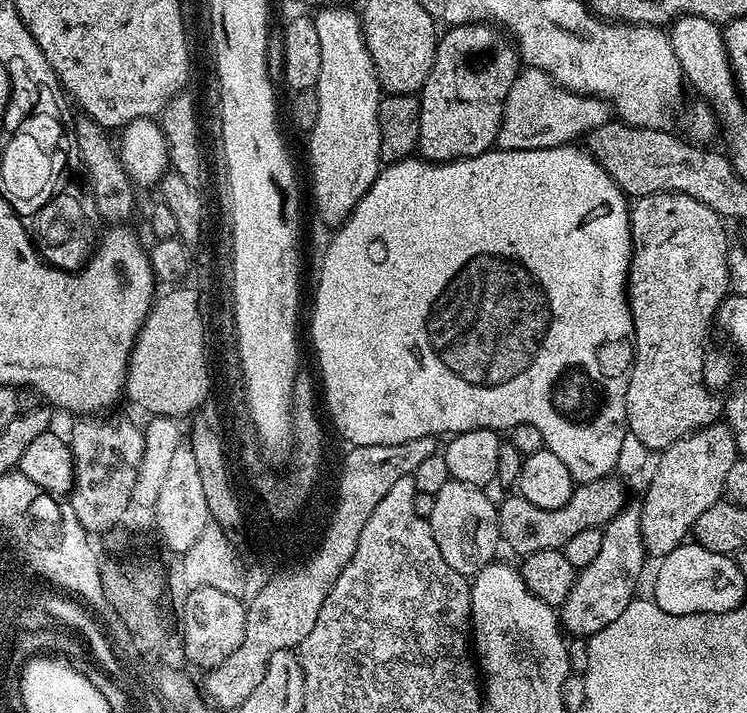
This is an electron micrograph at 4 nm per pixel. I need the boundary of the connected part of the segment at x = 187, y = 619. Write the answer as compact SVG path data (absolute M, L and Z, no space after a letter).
M202 586L201 588L192 588L189 596L184 600L184 609L180 612L180 624L184 627L184 656L192 664L197 664L203 670L217 668L238 646L242 646L242 638L246 630L246 607L245 601L240 596L231 596L226 594L226 590L214 590L214 586Z

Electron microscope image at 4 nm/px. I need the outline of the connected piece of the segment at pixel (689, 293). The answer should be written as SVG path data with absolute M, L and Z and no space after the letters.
M659 192L653 196L639 197L631 205L632 218L632 261L628 267L628 308L632 312L632 339L634 341L634 355L632 357L632 369L628 372L628 385L626 386L626 428L642 442L649 450L663 450L669 448L674 442L678 442L684 436L705 428L708 424L715 424L718 420L717 398L703 382L703 362L706 353L704 339L708 336L708 327L712 328L716 312L724 297L729 295L728 282L728 232L724 229L725 221L714 209L698 202L698 198L687 196L681 192Z

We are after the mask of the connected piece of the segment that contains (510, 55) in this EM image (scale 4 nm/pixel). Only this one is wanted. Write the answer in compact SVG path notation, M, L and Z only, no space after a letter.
M465 22L447 29L448 33L441 35L436 41L436 61L432 63L430 74L426 78L424 87L420 89L420 143L418 152L423 159L429 162L447 162L449 160L465 160L471 156L480 156L489 151L495 145L498 126L502 122L502 110L504 109L504 99L514 86L514 78L522 71L522 61L517 53L515 43L507 35L501 34L491 23L488 22Z

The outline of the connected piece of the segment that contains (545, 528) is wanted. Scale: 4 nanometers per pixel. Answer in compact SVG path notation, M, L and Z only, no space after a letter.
M612 474L588 484L577 483L566 506L558 506L558 510L542 510L534 506L534 502L526 502L526 498L519 494L508 496L504 501L501 499L496 510L501 541L520 552L521 557L533 556L538 550L563 550L566 542L574 538L574 534L591 528L603 529L605 524L610 523L623 510L626 503L623 483L625 484L623 479Z

